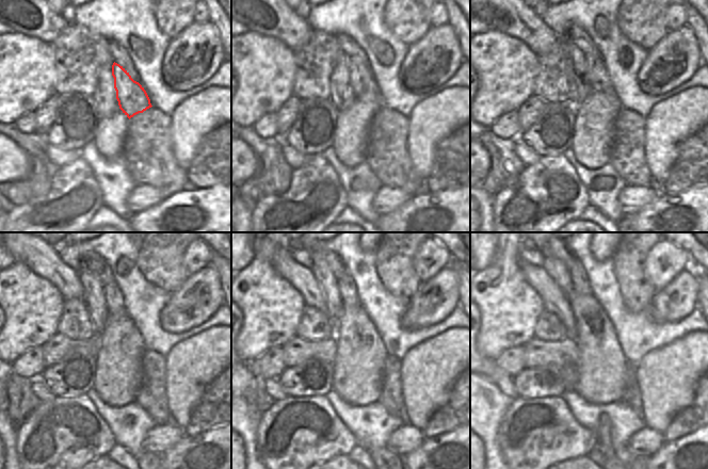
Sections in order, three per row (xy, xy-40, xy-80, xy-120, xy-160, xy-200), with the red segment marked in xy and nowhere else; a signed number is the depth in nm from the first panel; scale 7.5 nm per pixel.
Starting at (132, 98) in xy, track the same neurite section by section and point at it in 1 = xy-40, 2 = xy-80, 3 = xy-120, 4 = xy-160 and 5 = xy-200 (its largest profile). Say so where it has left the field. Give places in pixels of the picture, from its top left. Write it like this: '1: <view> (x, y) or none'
1: xy-40 (365, 87)
2: xy-80 (597, 75)
3: xy-120 (113, 295)
4: xy-160 (348, 289)
5: xy-200 (580, 281)

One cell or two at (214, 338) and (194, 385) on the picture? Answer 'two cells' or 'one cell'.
one cell

